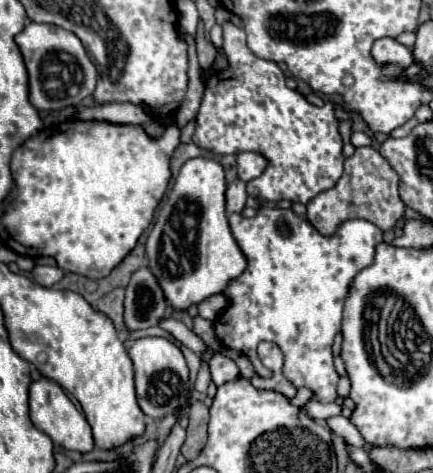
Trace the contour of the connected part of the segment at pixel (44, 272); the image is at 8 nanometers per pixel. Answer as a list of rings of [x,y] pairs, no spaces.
[[[34,266],[32,270],[32,278],[36,284],[40,286],[54,286],[60,278],[64,276],[64,270],[60,270],[58,266]]]

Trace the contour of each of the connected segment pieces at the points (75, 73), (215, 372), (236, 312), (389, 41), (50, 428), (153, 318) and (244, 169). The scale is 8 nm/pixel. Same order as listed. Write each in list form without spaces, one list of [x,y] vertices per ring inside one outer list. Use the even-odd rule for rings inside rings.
[[[30,22],[16,36],[16,44],[24,56],[30,76],[30,102],[38,110],[62,110],[68,106],[76,106],[94,92],[98,72],[74,32],[52,24]]]
[[[212,352],[212,356],[208,358],[208,368],[210,368],[212,380],[216,386],[222,386],[224,382],[238,378],[236,362],[230,360],[228,356],[224,356],[222,352]]]
[[[260,206],[256,216],[244,218],[240,214],[230,214],[228,216],[230,230],[238,242],[238,248],[246,256],[246,270],[234,278],[226,288],[224,296],[228,300],[228,306],[224,314],[214,322],[214,332],[216,338],[234,350],[240,350],[250,358],[254,364],[254,370],[260,378],[270,378],[272,370],[264,368],[256,354],[256,346],[262,340],[274,342],[280,346],[284,354],[284,368],[282,374],[284,378],[294,386],[294,388],[308,388],[312,392],[312,400],[316,402],[336,402],[338,392],[338,374],[334,370],[334,360],[332,360],[332,342],[334,336],[340,332],[342,324],[342,310],[344,310],[344,298],[348,294],[348,286],[352,284],[352,278],[364,268],[372,264],[372,254],[374,246],[382,242],[382,230],[374,226],[368,220],[346,220],[338,226],[338,230],[332,236],[322,236],[306,218],[294,214],[292,210],[282,210],[282,208],[268,208]],[[284,220],[292,228],[290,236],[282,236],[276,228],[276,222]]]
[[[380,38],[374,42],[372,46],[372,58],[376,64],[380,66],[398,66],[398,68],[408,68],[414,58],[412,58],[412,50],[408,50],[406,46],[398,44],[394,38]]]
[[[40,376],[38,380],[34,380],[30,384],[30,418],[40,432],[48,434],[54,444],[58,444],[66,450],[90,452],[94,448],[92,428],[86,422],[84,414],[72,404],[72,400],[66,396],[64,388],[46,376]]]
[[[148,266],[138,268],[130,284],[126,286],[124,298],[124,324],[128,332],[144,330],[160,324],[166,312],[166,298],[162,288],[156,282],[156,276]]]
[[[240,152],[236,154],[236,168],[238,168],[238,178],[248,182],[252,178],[258,178],[264,172],[266,158],[256,154],[256,152]]]

